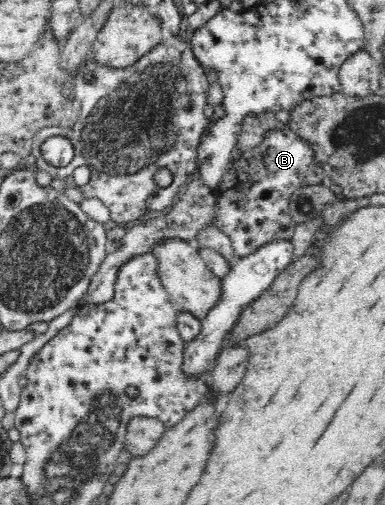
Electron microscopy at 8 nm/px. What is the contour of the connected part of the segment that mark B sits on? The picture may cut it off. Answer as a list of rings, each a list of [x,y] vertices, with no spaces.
[[[280,124],[274,130],[266,132],[258,146],[242,151],[237,159],[232,158],[230,168],[223,175],[223,181],[213,189],[214,210],[210,223],[230,239],[238,258],[249,255],[268,241],[290,239],[298,224],[290,214],[290,197],[304,183],[313,161],[311,146],[288,126]]]

